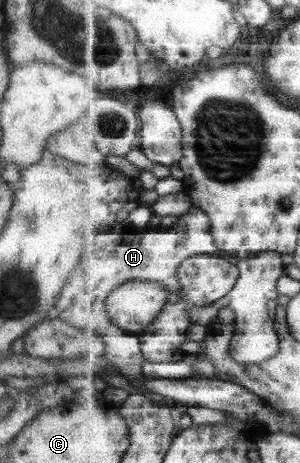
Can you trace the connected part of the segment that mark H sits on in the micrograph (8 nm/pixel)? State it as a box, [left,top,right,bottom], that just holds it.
[54,206,235,379]

